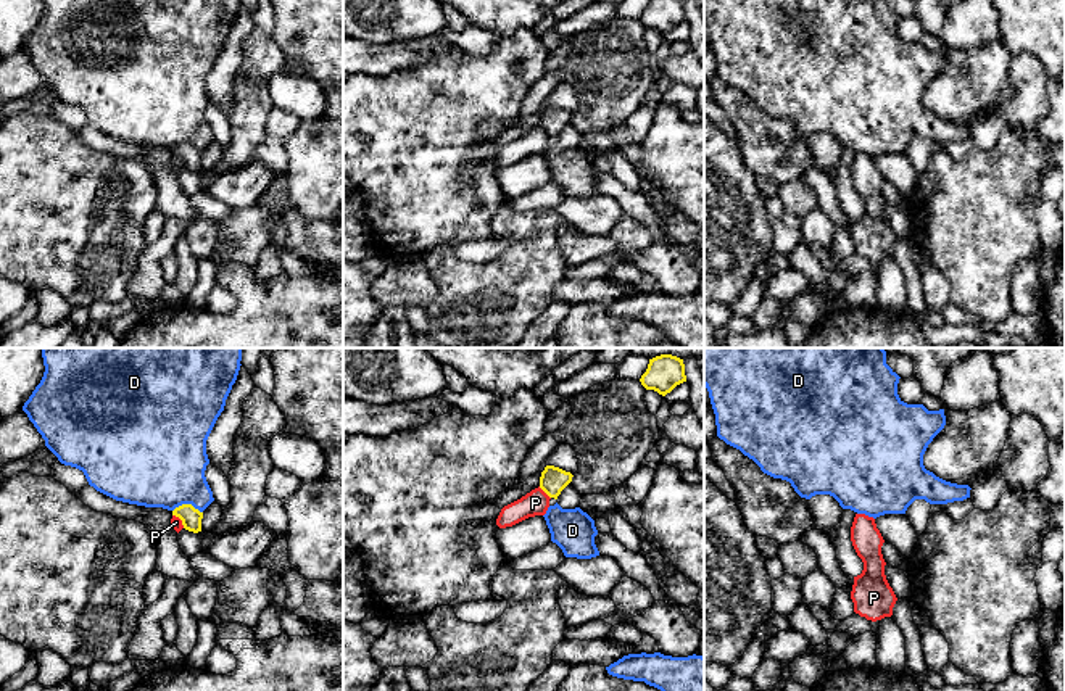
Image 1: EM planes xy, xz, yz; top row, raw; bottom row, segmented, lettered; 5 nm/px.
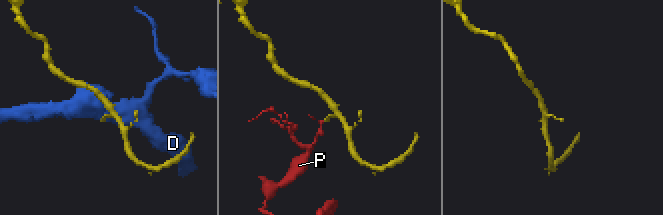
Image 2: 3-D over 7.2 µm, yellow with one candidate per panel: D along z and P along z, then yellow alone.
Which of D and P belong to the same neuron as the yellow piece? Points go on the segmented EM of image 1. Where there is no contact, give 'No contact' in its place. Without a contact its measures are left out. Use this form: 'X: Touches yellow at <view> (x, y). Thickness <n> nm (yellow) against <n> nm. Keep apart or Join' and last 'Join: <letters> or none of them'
D: Touches yellow at xy (187, 504). Thickness 100 nm (yellow) against 440 nm. Keep apart
P: Touches yellow at xz (545, 492). Thickness 140 nm (yellow) against 130 nm. Keep apart
Join: none of them

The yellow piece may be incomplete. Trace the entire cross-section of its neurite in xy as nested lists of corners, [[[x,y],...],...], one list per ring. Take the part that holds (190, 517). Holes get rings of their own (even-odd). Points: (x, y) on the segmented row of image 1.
[[[182,504],[172,511],[172,515],[182,520],[185,530],[198,533],[201,532],[203,512],[195,509],[192,504]]]

